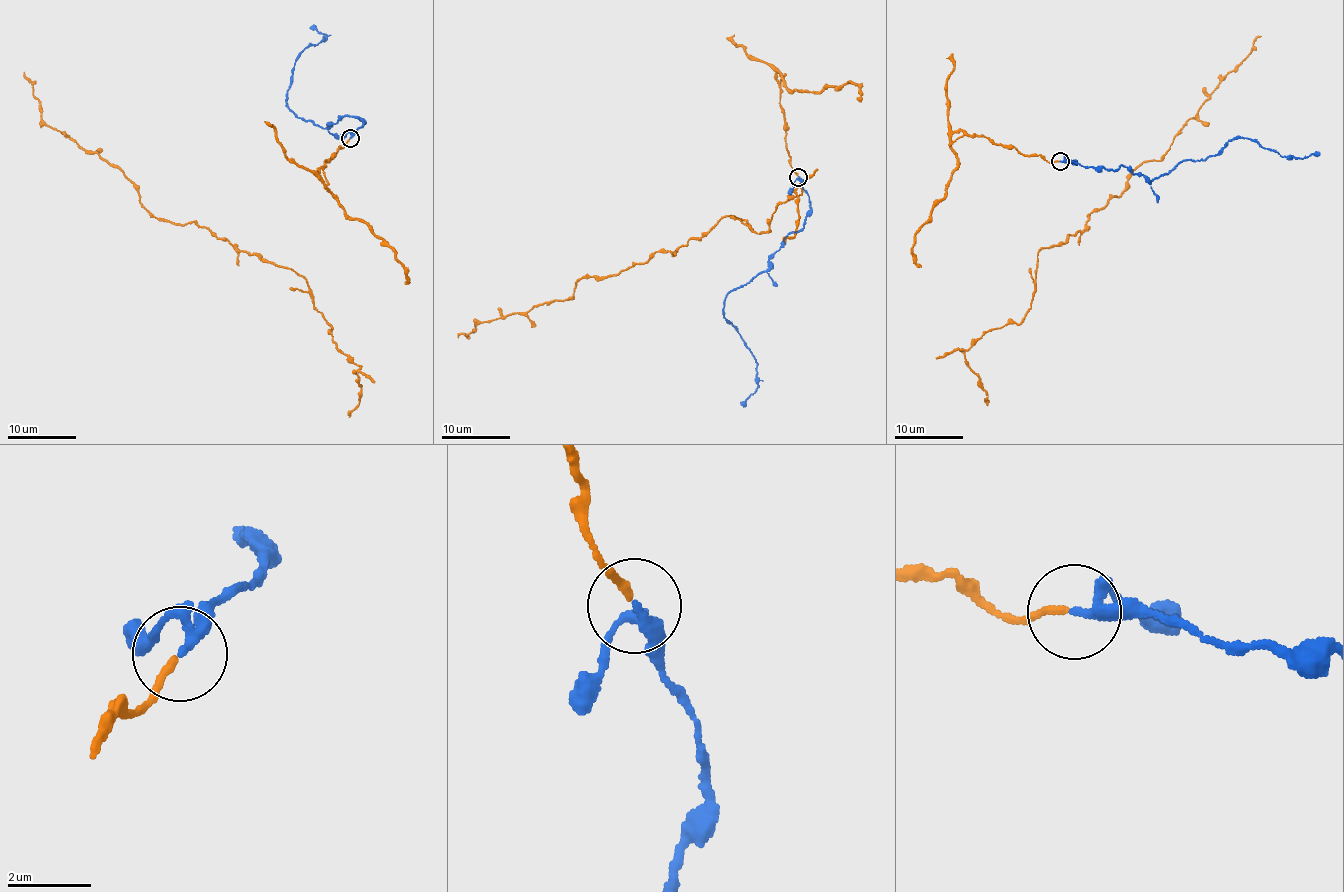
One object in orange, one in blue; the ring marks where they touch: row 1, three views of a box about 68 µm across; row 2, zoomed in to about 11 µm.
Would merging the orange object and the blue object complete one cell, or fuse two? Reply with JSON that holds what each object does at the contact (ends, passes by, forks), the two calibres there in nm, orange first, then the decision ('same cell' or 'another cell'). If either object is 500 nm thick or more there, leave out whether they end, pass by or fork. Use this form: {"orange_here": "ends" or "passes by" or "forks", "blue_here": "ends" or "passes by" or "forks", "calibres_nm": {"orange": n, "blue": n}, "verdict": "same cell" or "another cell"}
{"orange_here": "ends", "blue_here": "passes by", "calibres_nm": {"orange": 160, "blue": 190}, "verdict": "same cell"}

